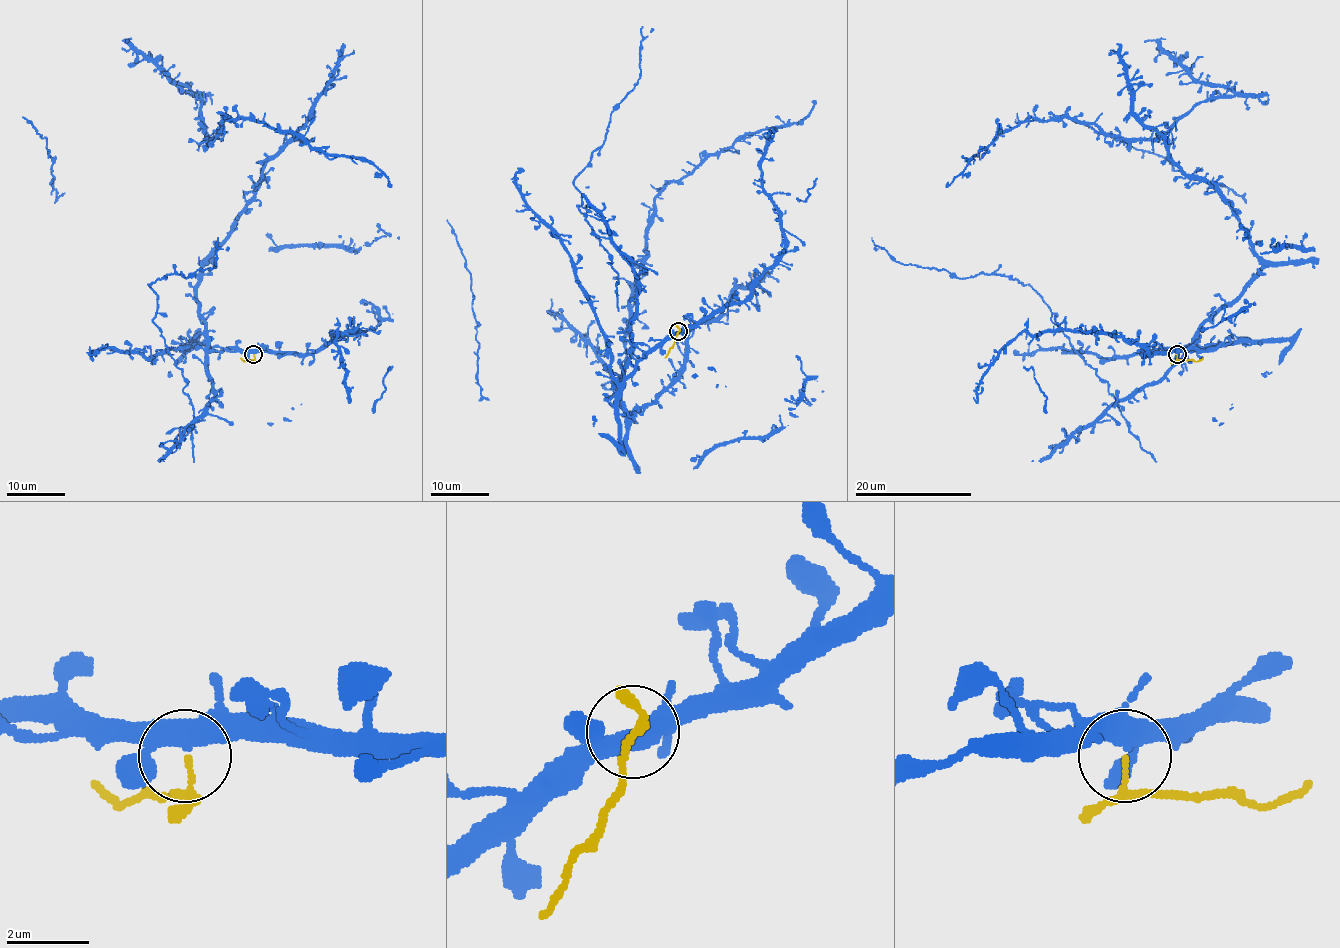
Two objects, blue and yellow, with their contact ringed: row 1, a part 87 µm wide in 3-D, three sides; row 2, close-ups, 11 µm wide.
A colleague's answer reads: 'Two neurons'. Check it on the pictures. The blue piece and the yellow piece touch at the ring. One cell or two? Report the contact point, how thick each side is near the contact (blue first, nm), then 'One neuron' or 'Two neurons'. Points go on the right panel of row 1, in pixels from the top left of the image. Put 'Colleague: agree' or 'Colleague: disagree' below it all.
Place: (1177, 354). Thickness 380 nm (blue) against 100 nm. Two neurons
Colleague: agree

